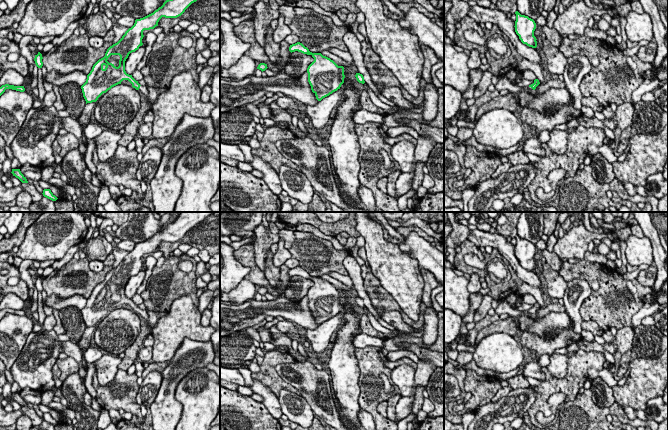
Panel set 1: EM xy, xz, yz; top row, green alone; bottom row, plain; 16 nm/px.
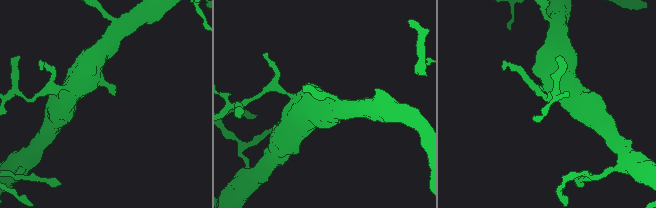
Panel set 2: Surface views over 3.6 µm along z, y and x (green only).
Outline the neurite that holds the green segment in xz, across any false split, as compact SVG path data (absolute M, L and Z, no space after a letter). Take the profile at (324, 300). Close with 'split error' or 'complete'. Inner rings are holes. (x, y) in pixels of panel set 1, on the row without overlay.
M300 266L290 269L289 275L291 277L298 275L314 282L314 285L307 292L307 297L311 314L318 325L340 313L344 307L344 291L338 290L330 282L323 280L321 277L310 276Z | complete

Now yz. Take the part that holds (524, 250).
M518 235L515 236L515 256L519 260L519 263L523 268L529 271L537 271L537 263L534 260L534 255L536 253L536 247L533 243L528 240L521 239Z | complete

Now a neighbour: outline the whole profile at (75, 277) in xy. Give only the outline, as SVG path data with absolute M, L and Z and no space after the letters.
M87 258L72 259L59 270L53 270L42 283L47 296L55 294L59 298L68 298L78 294L88 299L93 289L103 282L107 273L113 269L112 265L107 265L100 272L93 272L89 263Z

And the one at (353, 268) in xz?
M348 255L344 259L343 265L344 265L345 269L347 270L350 278L353 281L354 289L357 290L358 297L363 299L365 307L369 310L369 312L376 319L378 319L380 316L377 313L377 311L375 310L375 308L372 306L369 296L364 289L364 285L363 285L364 280L361 276L360 265L357 263L356 259L351 255Z

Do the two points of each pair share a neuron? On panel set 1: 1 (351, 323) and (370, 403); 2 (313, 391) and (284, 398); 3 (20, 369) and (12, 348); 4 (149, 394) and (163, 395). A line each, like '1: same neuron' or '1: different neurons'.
1: different neurons
2: different neurons
3: different neurons
4: different neurons

